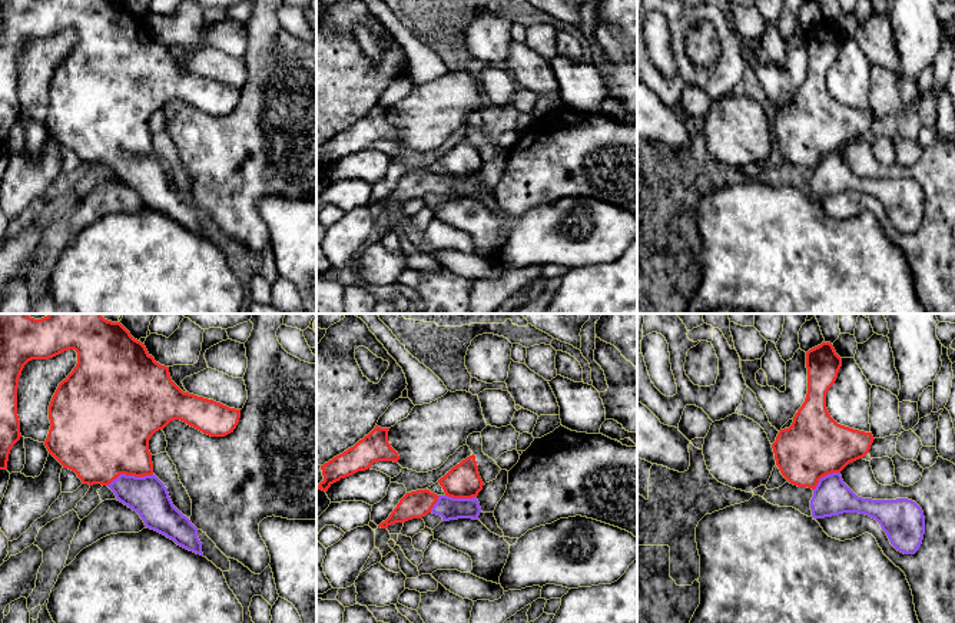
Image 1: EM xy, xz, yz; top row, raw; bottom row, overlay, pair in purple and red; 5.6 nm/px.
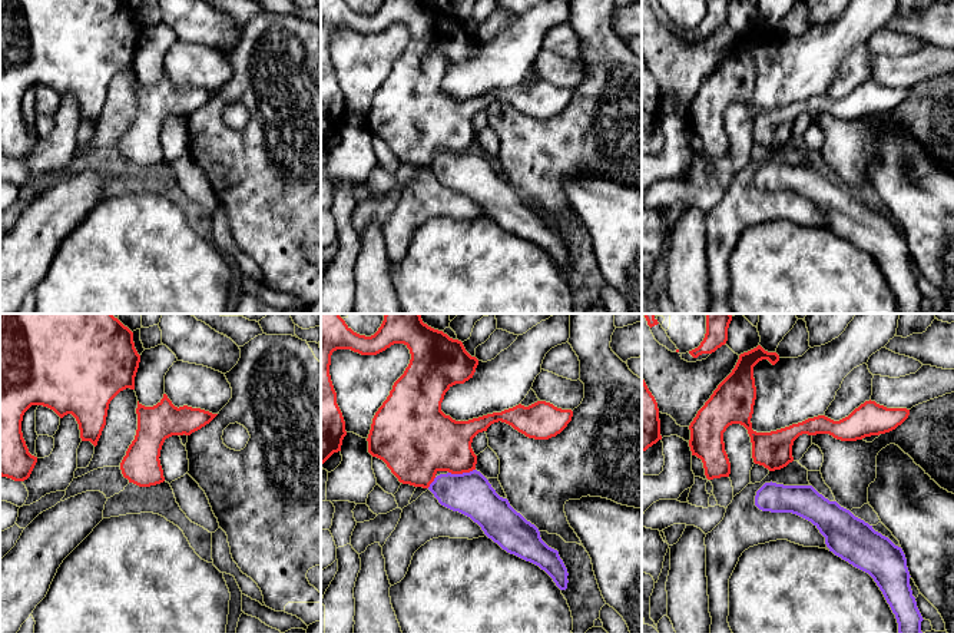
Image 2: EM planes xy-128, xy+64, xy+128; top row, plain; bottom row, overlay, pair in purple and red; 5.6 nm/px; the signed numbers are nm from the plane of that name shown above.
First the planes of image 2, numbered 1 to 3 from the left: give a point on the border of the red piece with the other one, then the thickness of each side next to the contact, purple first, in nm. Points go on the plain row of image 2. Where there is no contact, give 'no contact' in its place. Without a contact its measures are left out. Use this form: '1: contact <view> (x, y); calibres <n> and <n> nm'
1: no contact
2: contact xy+64 (463, 152); calibres 240 and 340 nm
3: no contact

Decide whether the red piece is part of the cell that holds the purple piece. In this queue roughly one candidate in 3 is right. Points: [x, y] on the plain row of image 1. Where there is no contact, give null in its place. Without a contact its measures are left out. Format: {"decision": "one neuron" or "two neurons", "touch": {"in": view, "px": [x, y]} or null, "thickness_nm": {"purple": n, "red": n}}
{"decision": "one neuron", "touch": {"in": "xy", "px": [129, 155]}, "thickness_nm": {"purple": 220, "red": 440}}

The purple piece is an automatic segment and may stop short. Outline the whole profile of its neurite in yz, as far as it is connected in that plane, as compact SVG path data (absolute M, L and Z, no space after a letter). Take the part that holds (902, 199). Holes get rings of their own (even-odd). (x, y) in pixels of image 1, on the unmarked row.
M830 21L806 32L808 73L805 82L793 96L789 107L780 109L772 123L776 145L782 155L793 165L813 169L810 189L813 198L825 198L843 192L859 192L875 198L886 212L891 223L903 233L915 233L924 219L925 196L922 188L912 179L872 179L858 176L842 159L840 150L863 137L873 122L872 112L853 109L838 103L826 87L826 72L835 63L842 46L842 37Z

